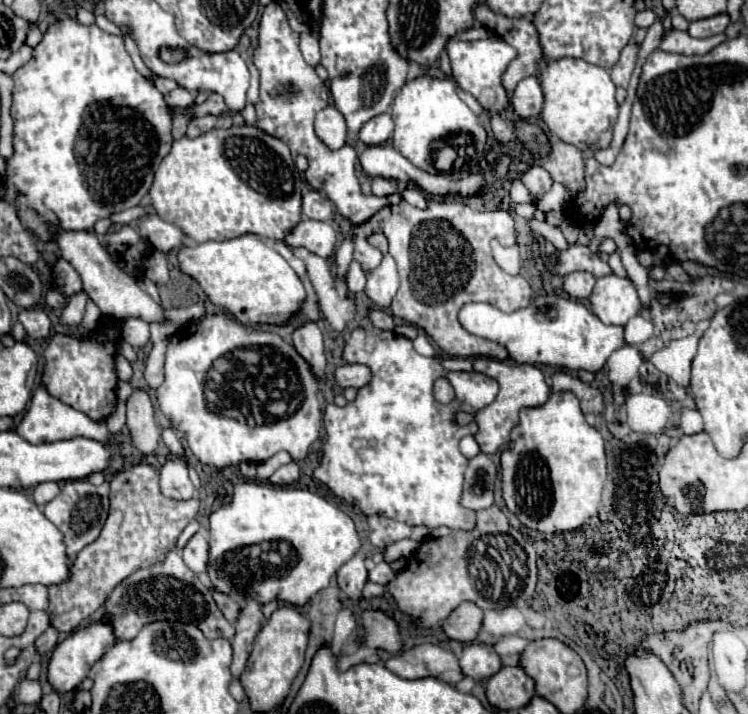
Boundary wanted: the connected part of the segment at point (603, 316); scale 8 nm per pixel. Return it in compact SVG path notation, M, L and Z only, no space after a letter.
M613 273L597 279L589 301L593 313L605 325L627 325L627 321L641 311L631 279L621 279Z

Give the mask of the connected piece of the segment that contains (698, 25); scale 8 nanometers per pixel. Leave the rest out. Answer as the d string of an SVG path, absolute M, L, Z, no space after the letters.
M725 13L721 15L715 15L715 17L709 17L709 19L699 19L699 21L691 21L689 25L689 35L691 37L711 37L711 35L717 35L717 33L723 33L725 27L729 25L729 17Z

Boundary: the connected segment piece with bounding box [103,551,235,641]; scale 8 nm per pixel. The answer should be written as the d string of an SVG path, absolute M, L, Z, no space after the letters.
M177 551L167 553L167 557L159 565L139 569L131 573L127 581L121 581L113 589L111 597L107 597L105 611L107 613L103 619L111 623L115 641L131 641L141 631L141 627L153 621L193 623L203 631L207 639L231 639L235 635L235 627L223 617L223 613L219 613L219 607L213 601L213 591L201 583L199 575L187 569Z

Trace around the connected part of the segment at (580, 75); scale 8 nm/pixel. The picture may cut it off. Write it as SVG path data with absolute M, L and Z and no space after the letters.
M557 59L543 69L541 87L545 93L541 117L553 135L557 135L563 143L575 145L579 151L609 147L613 139L613 125L619 115L615 83L611 81L609 71L583 59Z

